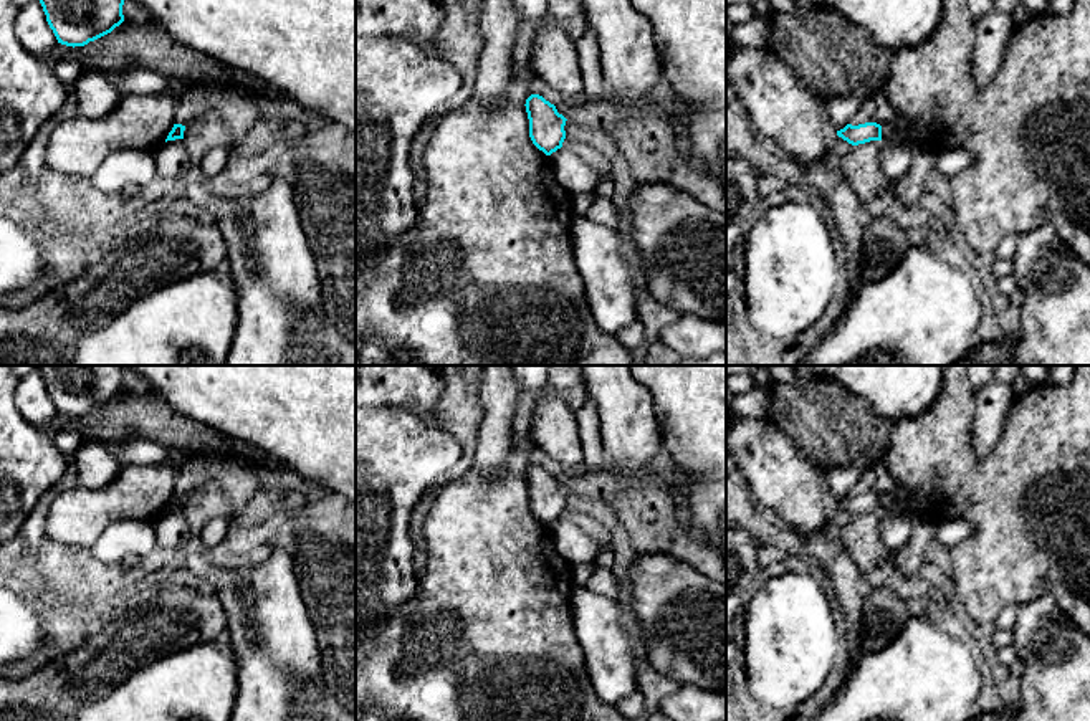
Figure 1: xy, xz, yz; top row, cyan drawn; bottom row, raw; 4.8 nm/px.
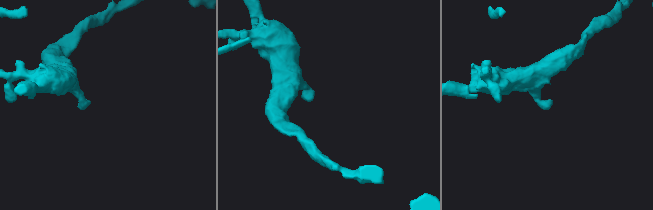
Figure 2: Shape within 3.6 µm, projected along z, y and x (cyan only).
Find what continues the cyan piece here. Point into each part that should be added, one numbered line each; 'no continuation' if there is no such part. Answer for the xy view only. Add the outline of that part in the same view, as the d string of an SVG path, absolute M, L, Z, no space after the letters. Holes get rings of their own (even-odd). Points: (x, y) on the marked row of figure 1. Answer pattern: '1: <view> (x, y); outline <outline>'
no continuation

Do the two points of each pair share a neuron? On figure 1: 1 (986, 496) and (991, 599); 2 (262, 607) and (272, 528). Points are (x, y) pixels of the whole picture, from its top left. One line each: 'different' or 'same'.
1: same
2: different

